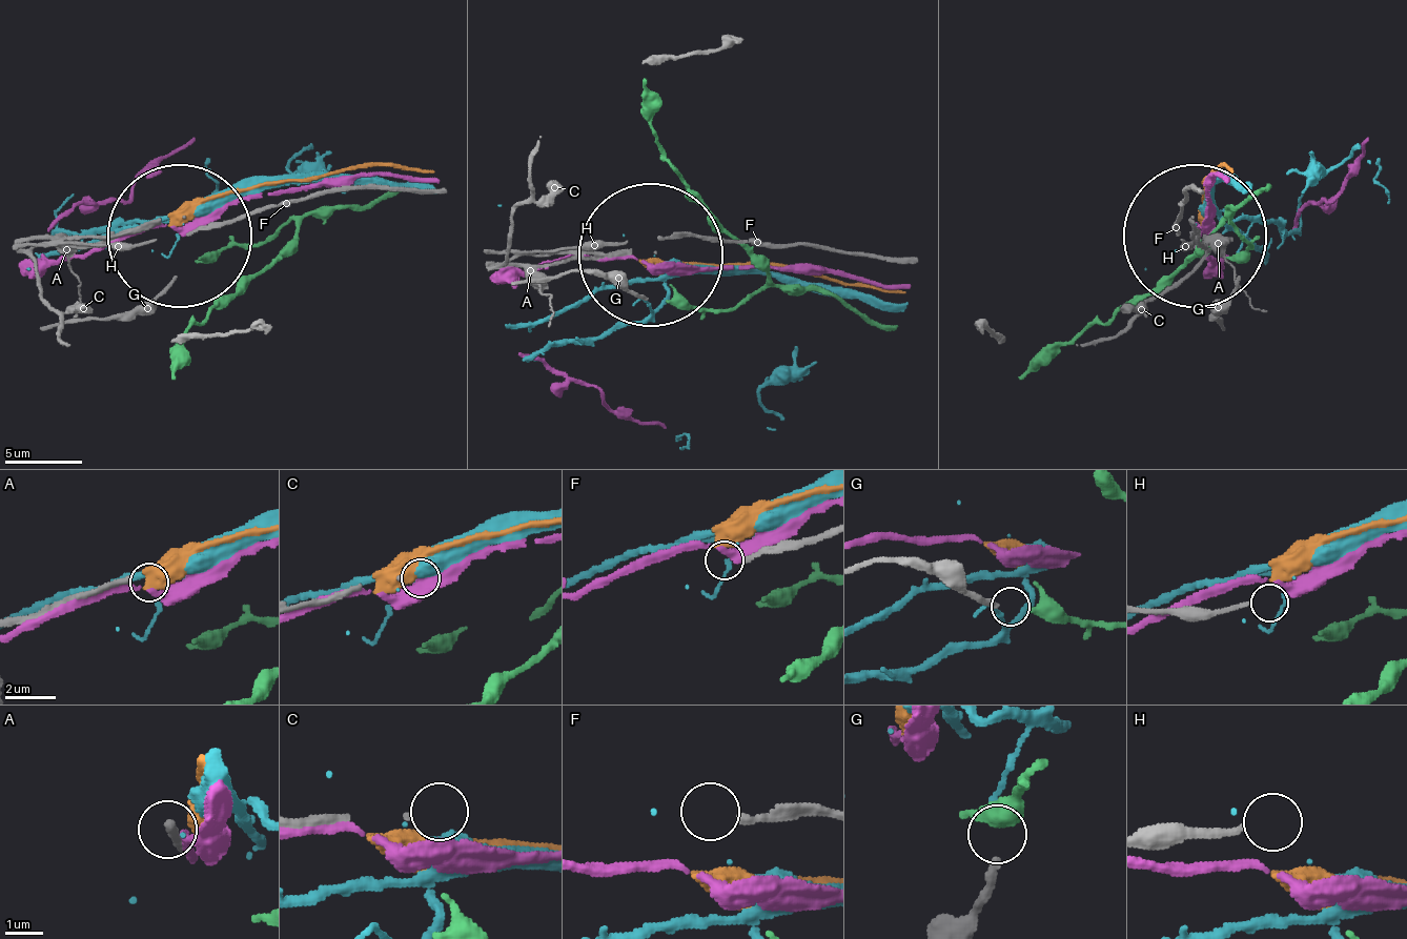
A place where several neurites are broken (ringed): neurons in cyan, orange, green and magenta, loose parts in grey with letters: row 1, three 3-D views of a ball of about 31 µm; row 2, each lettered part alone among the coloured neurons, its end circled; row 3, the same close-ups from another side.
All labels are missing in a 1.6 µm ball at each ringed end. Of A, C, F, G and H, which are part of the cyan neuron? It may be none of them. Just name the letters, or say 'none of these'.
none of these

